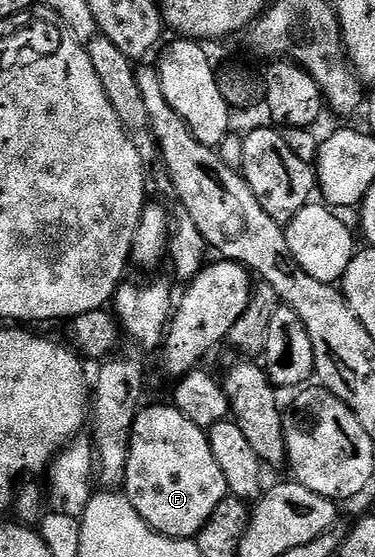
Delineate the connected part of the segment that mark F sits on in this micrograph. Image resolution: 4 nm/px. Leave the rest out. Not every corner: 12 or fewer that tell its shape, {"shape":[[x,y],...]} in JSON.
{"shape":[[141,407],[122,491],[191,540],[230,493],[207,431]]}

